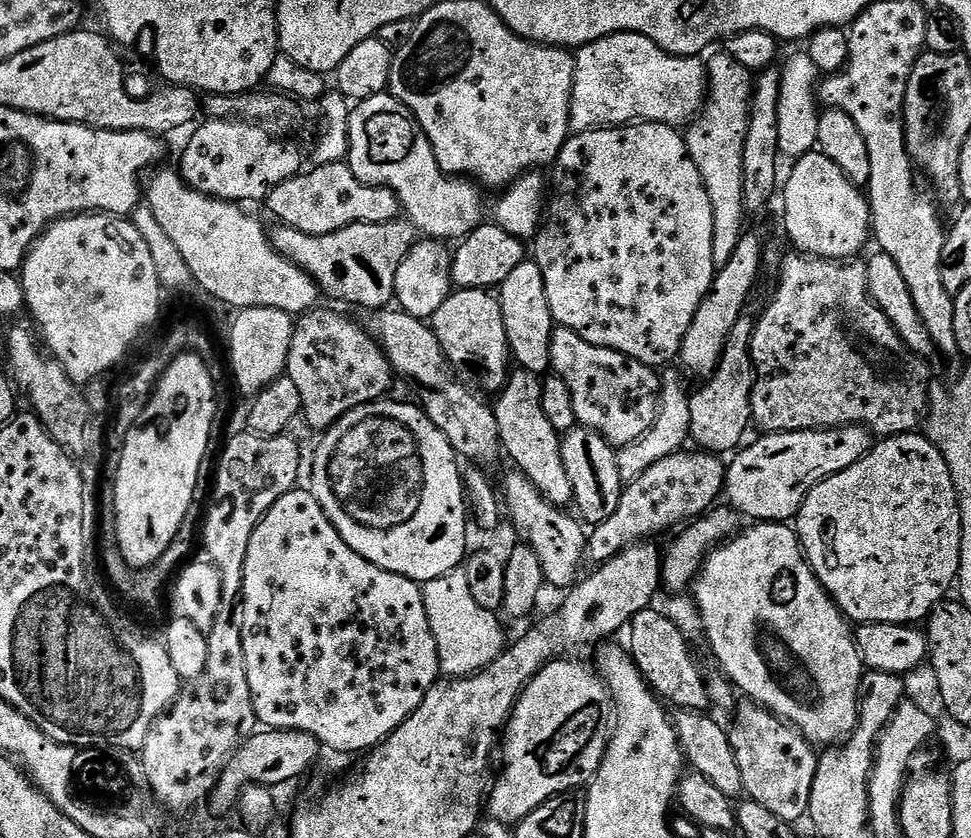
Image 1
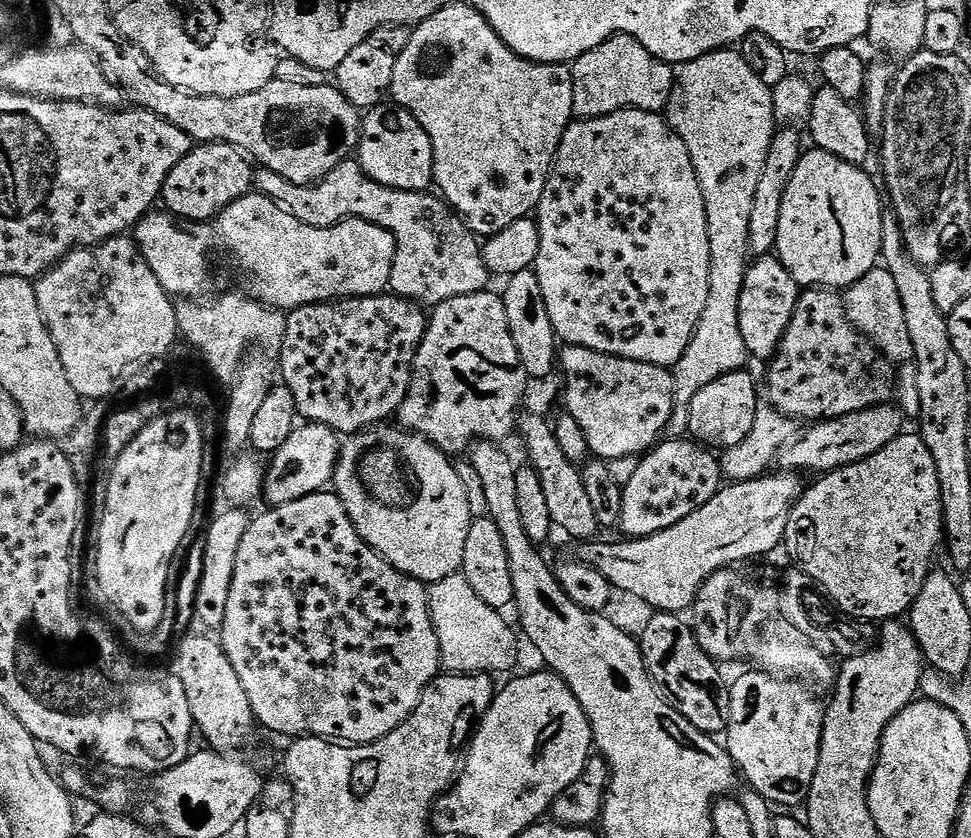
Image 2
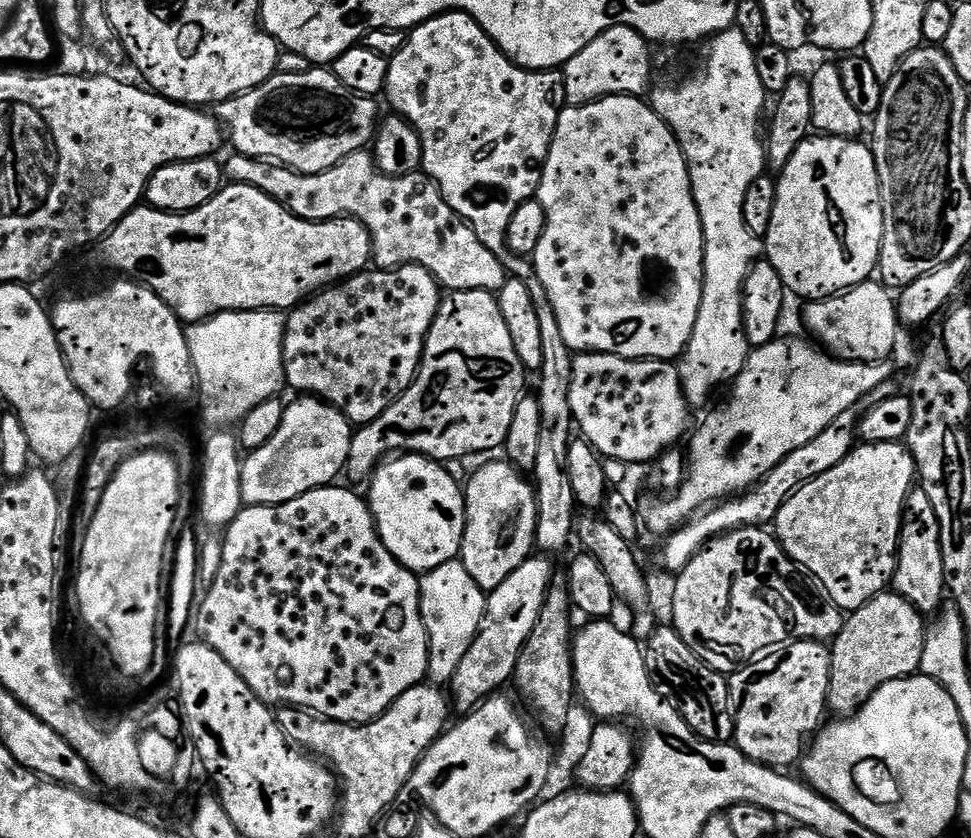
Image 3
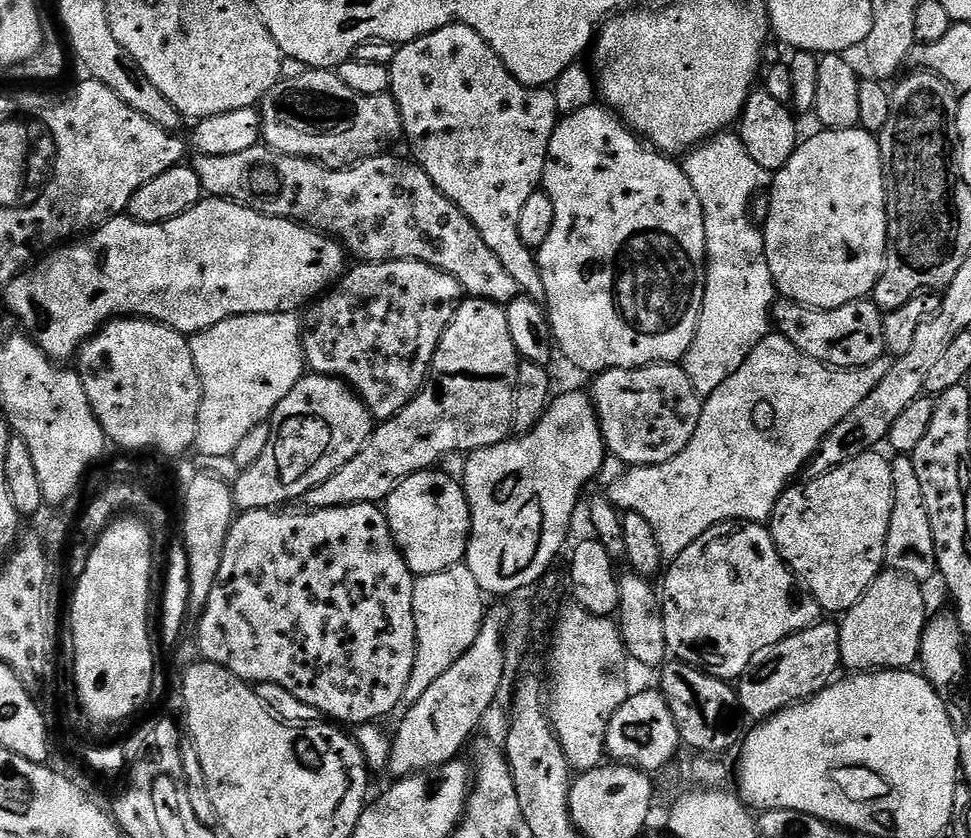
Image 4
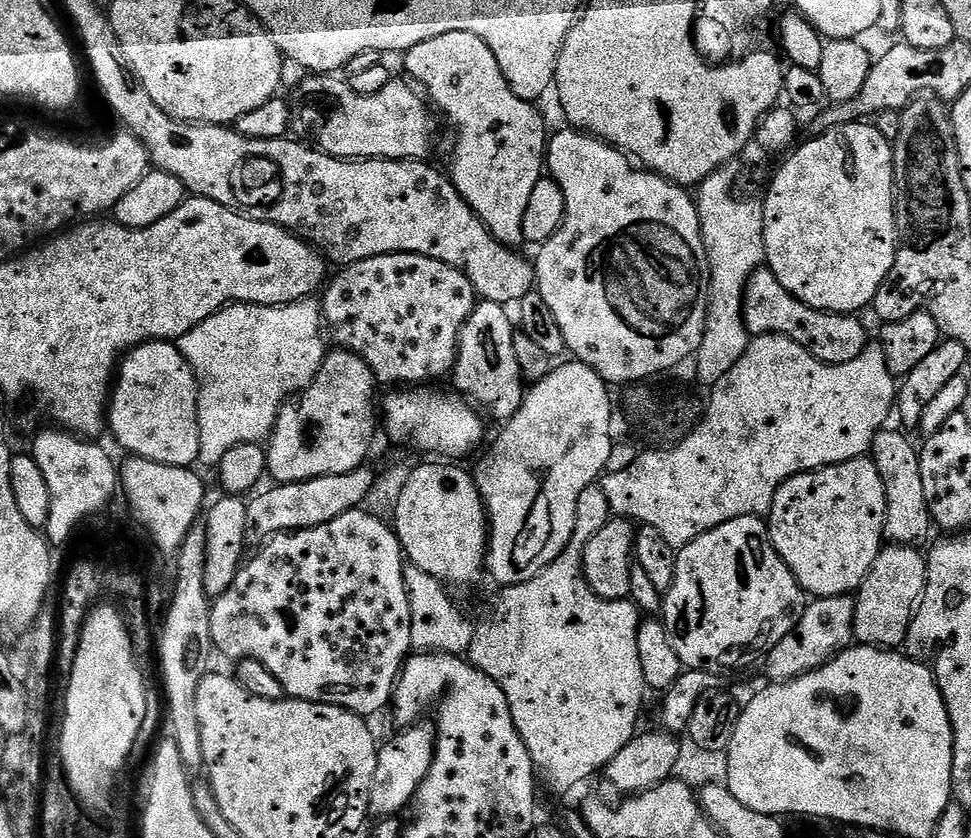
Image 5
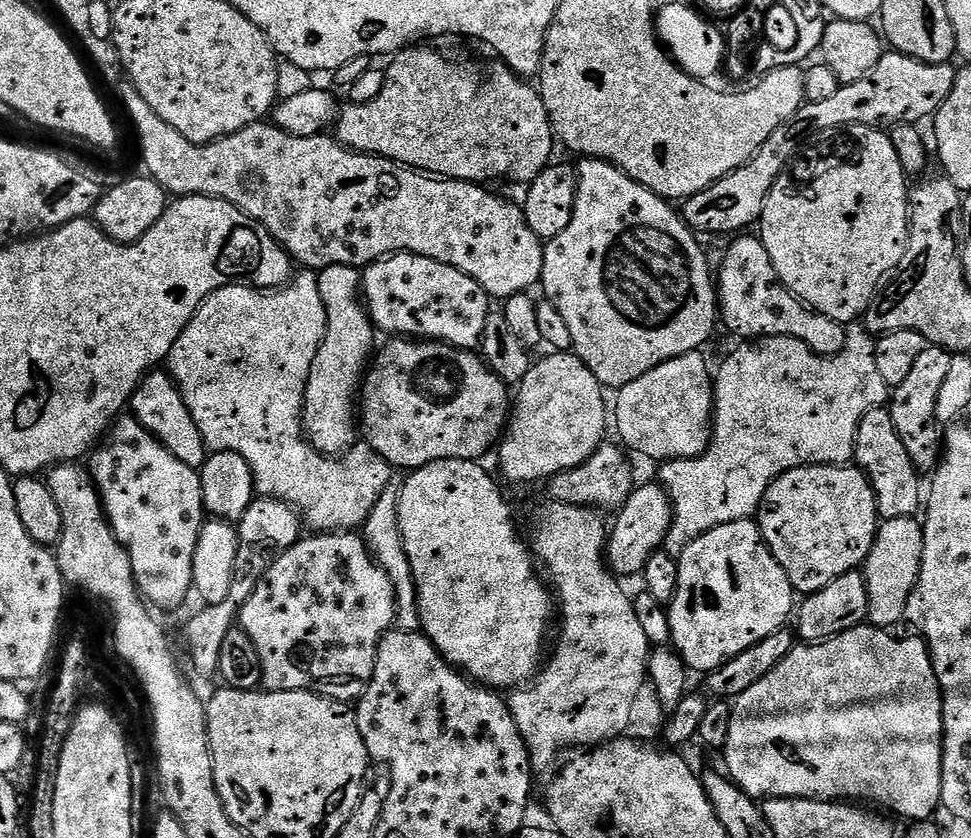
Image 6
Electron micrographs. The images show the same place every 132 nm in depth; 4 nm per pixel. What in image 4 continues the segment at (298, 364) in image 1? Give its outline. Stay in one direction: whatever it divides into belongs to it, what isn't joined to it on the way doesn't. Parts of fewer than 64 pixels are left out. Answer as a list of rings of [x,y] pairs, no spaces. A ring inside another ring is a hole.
[[[387,260],[381,264],[360,262],[355,266],[357,268],[349,267],[344,275],[340,277],[338,283],[335,286],[329,287],[303,313],[300,345],[304,351],[304,362],[309,373],[317,376],[334,376],[343,380],[359,396],[361,402],[368,407],[370,415],[377,421],[383,422],[399,414],[415,398],[420,389],[424,387],[432,370],[432,359],[438,350],[438,342],[445,330],[450,326],[450,322],[456,317],[456,311],[460,309],[462,289],[460,283],[453,276],[421,260]]]

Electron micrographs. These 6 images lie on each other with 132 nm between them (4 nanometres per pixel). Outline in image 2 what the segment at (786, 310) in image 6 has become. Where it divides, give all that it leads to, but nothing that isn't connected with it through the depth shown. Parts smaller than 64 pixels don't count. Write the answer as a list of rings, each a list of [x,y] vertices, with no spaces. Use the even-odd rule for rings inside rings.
[[[883,266],[872,268],[858,282],[854,282],[842,296],[848,320],[871,344],[875,344],[887,359],[911,361],[914,346],[910,342],[910,330],[906,330],[906,314],[902,310],[902,298],[898,298],[898,286]]]

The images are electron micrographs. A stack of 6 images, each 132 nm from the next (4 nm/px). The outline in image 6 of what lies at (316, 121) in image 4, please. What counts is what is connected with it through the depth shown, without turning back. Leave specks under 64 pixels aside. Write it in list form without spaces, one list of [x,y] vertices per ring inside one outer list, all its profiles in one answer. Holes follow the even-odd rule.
[[[409,46],[403,52],[395,53],[391,57],[392,65],[387,65],[384,74],[384,85],[382,94],[374,98],[374,102],[366,104],[347,105],[348,109],[339,113],[338,119],[334,125],[335,139],[339,140],[345,148],[350,148],[354,152],[365,152],[368,156],[381,156],[387,160],[395,160],[396,163],[404,165],[406,168],[413,169],[425,174],[431,174],[436,178],[445,180],[470,180],[473,182],[488,182],[484,180],[513,180],[516,184],[527,186],[532,183],[542,170],[548,167],[552,156],[552,144],[554,145],[554,133],[552,123],[548,117],[546,106],[542,102],[539,91],[532,88],[527,79],[521,78],[503,62],[495,62],[489,68],[483,68],[480,64],[455,64],[452,60],[447,60],[440,52],[435,52],[428,46]]]

